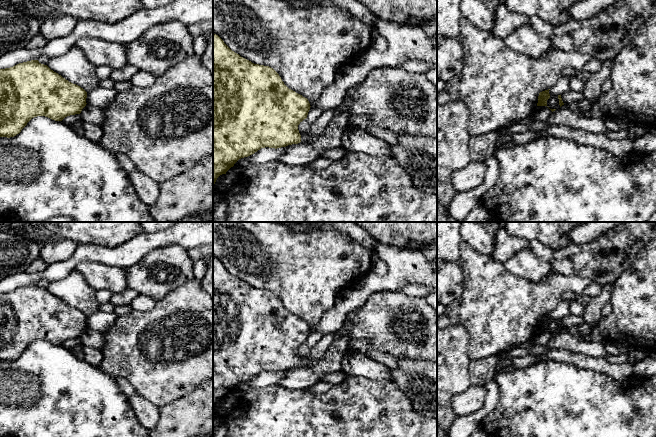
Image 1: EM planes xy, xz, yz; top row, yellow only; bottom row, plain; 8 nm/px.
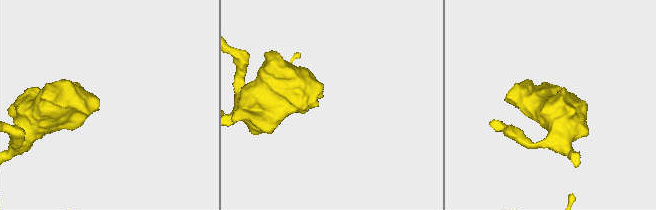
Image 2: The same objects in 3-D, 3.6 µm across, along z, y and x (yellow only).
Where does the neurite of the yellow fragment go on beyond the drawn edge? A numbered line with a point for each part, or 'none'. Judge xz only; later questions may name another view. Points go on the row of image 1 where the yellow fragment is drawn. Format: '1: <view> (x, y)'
none

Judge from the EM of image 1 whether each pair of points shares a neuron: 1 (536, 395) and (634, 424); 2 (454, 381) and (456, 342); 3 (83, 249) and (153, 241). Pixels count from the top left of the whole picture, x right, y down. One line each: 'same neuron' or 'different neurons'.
1: same neuron
2: same neuron
3: same neuron

